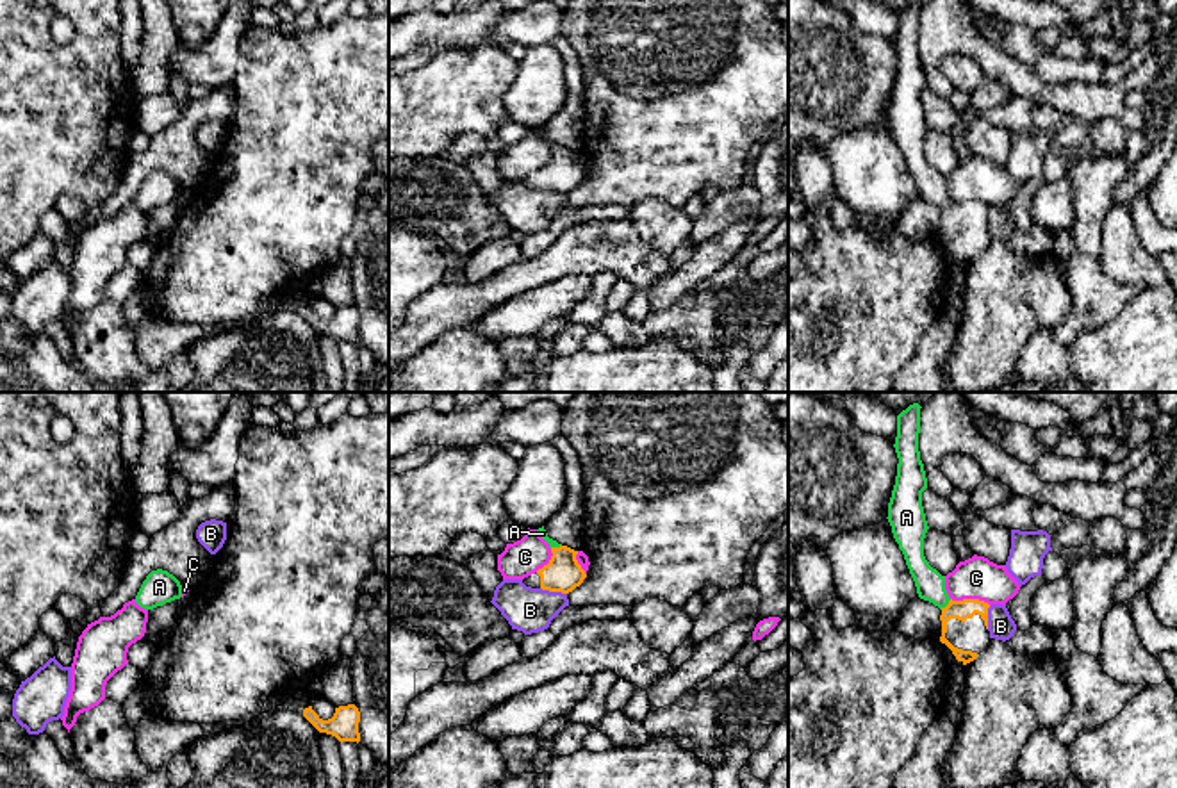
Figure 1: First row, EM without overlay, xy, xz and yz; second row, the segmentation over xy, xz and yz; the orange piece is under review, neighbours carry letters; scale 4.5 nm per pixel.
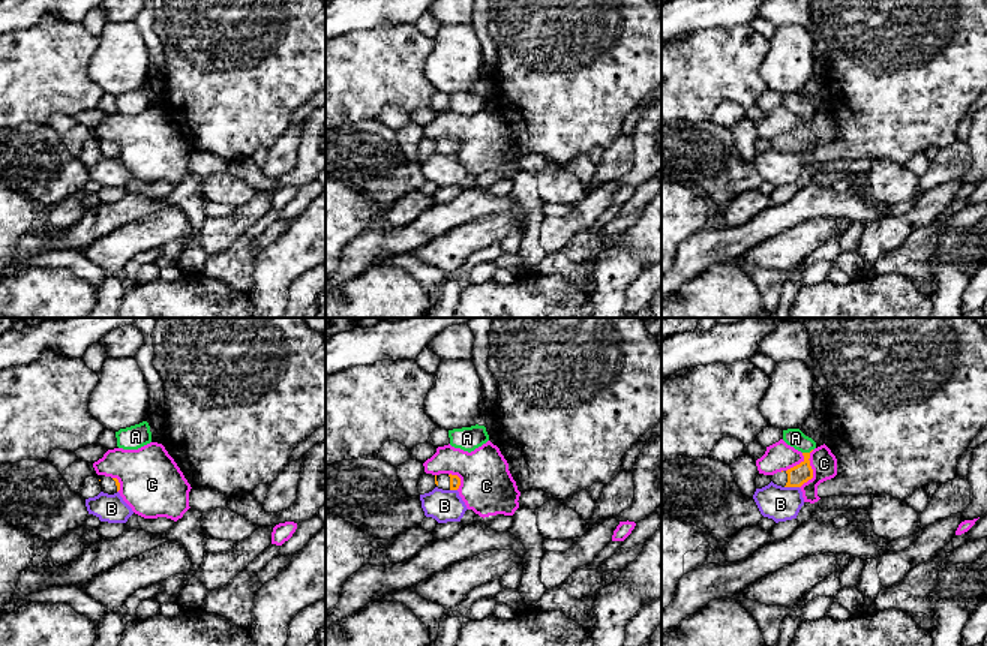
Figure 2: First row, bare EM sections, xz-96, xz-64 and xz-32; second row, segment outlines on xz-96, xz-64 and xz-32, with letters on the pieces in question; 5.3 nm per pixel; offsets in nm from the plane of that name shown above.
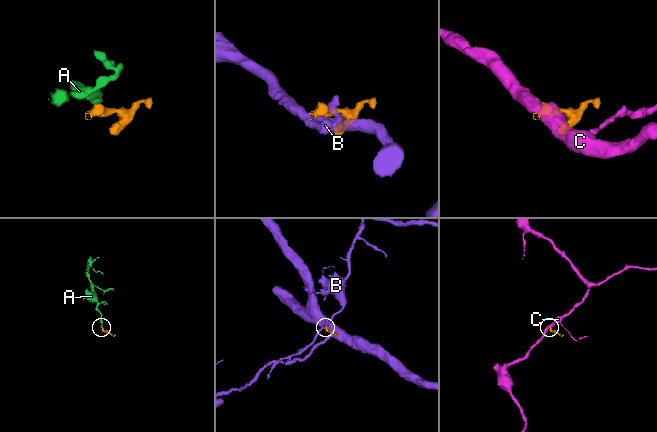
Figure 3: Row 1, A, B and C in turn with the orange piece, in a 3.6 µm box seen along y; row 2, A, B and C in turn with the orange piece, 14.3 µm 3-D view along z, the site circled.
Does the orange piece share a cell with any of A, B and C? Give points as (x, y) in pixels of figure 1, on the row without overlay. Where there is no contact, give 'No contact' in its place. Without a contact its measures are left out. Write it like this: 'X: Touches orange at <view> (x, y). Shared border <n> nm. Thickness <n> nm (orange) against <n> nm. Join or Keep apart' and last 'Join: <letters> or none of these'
A: Touches orange at yz (947, 205). Shared border 70 nm. Thickness 90 nm (orange) against 130 nm. Join
B: Touches orange at xz (553, 191). Shared border 120 nm. Thickness 160 nm (orange) against 200 nm. Keep apart
C: Touches orange at yz (971, 200). Shared border 190 nm. Thickness 90 nm (orange) against 190 nm. Keep apart
Join: A

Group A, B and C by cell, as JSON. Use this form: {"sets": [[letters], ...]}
{"sets": [["A"], ["B"], ["C"]]}

